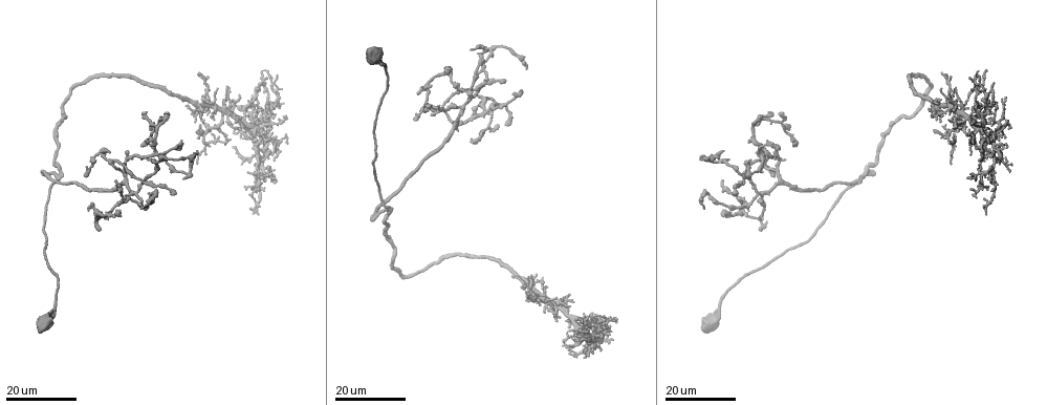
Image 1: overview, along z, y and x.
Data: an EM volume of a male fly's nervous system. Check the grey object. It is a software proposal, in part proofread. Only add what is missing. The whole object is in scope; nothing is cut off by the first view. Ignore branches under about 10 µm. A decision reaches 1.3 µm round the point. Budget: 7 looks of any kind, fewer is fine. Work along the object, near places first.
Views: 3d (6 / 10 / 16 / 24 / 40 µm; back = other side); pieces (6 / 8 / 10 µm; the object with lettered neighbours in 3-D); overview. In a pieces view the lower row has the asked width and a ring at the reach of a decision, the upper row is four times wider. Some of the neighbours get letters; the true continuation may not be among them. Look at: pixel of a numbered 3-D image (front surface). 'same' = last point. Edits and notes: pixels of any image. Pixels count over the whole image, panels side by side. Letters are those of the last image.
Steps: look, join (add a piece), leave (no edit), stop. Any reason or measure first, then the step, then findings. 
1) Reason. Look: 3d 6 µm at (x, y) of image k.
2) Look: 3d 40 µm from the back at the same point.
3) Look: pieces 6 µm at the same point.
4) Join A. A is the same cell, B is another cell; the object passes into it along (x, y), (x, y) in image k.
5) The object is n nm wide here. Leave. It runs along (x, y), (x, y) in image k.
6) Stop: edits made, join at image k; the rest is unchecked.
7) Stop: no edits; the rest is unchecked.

An open end. Look: 3d 24 µm at (262, 131) of image 1.

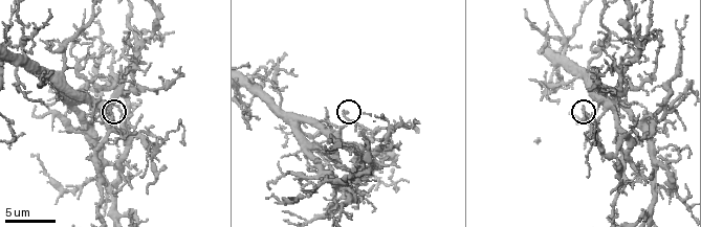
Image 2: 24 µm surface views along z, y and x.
See the neighbours. Look: pieces 10 µm at (581, 108) of image 2.

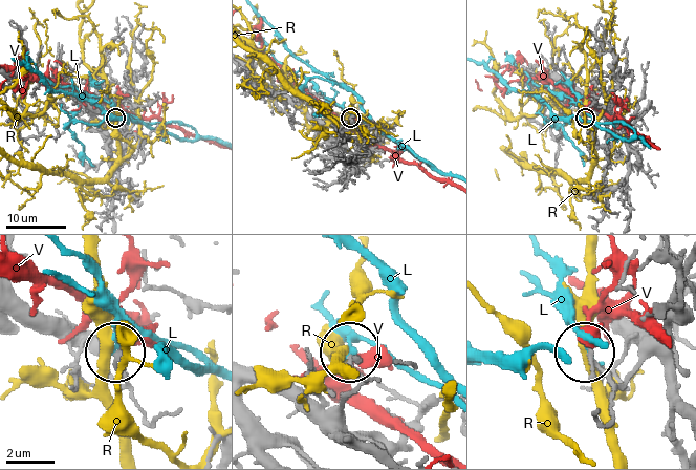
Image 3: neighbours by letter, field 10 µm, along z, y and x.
Leave. L, R and V are other cells; none of them fits.

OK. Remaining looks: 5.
Thin end. Look: 3d 24 µm at (932, 114) of image 1.

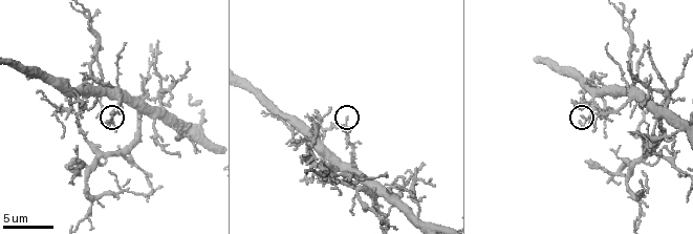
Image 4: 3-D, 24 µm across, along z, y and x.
Look: pieces 6 µm at (346, 117) of image 4.

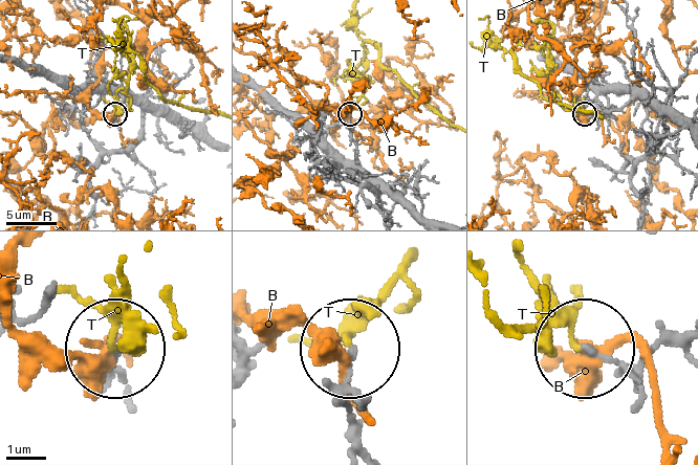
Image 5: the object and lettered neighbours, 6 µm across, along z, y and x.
Leave. B and T are other cells; it runs along (362, 442), (351, 355) in image 5; no lettered piece goes on from it.

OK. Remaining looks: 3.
Thin end. Look: 3d 24 µm at (580, 330) of image 1.

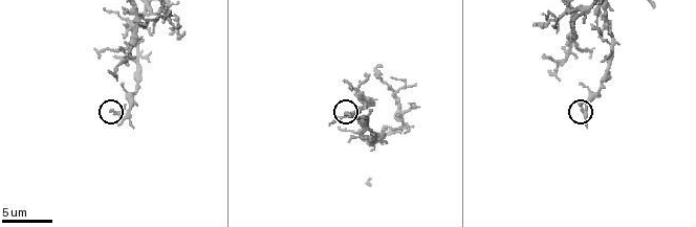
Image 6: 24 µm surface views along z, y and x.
Look: pieces 8 µm at (344, 112) of image 6.

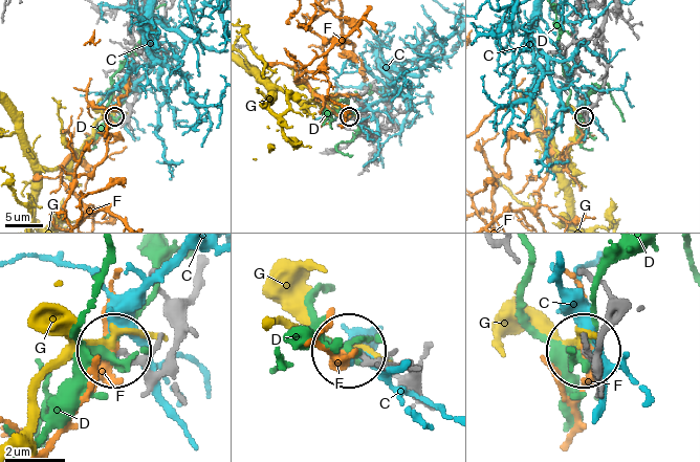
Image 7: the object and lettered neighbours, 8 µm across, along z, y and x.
Leave. C, D, F and G are other cells; no lettered piece goes on from it.

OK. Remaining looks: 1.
Stop: no edits; the rest is unchecked.

